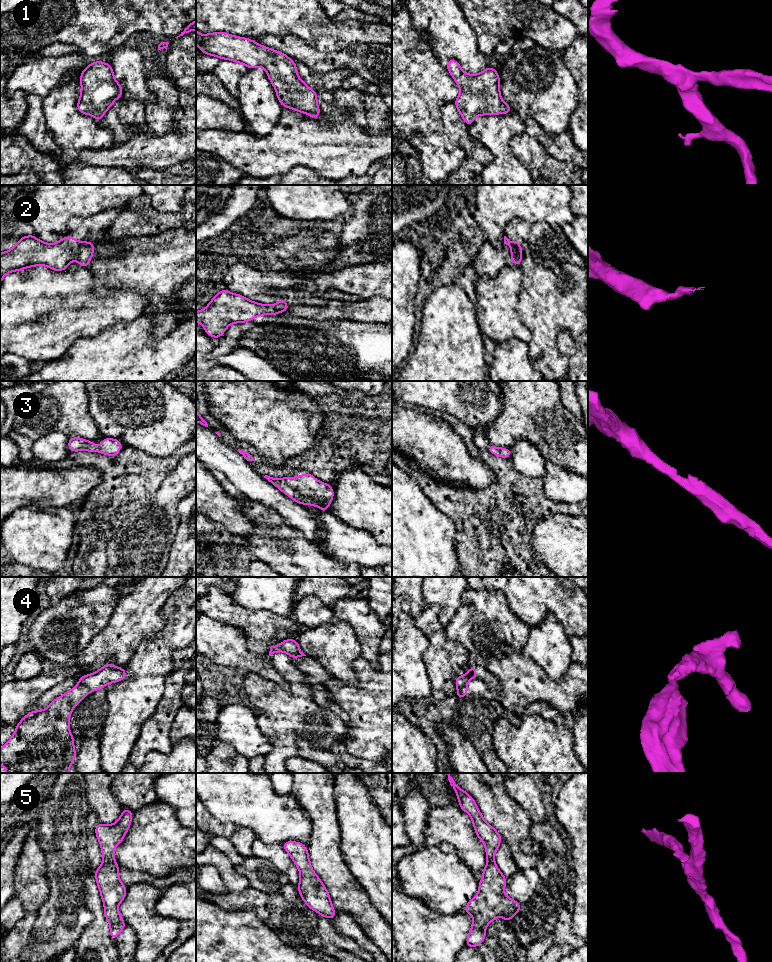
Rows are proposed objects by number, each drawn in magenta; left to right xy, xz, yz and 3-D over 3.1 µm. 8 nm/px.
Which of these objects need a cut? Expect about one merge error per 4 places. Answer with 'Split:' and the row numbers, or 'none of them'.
Split: 2, 4

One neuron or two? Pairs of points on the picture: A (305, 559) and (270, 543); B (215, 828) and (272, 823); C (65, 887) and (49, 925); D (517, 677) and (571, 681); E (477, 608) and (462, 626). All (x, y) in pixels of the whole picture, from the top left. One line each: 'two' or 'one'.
A: one
B: two
C: one
D: one
E: one

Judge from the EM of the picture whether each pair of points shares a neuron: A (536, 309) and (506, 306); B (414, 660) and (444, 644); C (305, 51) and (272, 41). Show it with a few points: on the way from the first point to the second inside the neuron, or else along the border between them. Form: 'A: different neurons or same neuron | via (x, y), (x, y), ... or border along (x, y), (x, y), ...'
A: different neurons | border along (520, 284), (517, 313), (527, 328)
B: different neurons | border along (424, 633), (428, 646), (423, 661), (430, 678)
C: same neuron | via (297, 50), (290, 45), (280, 44)

